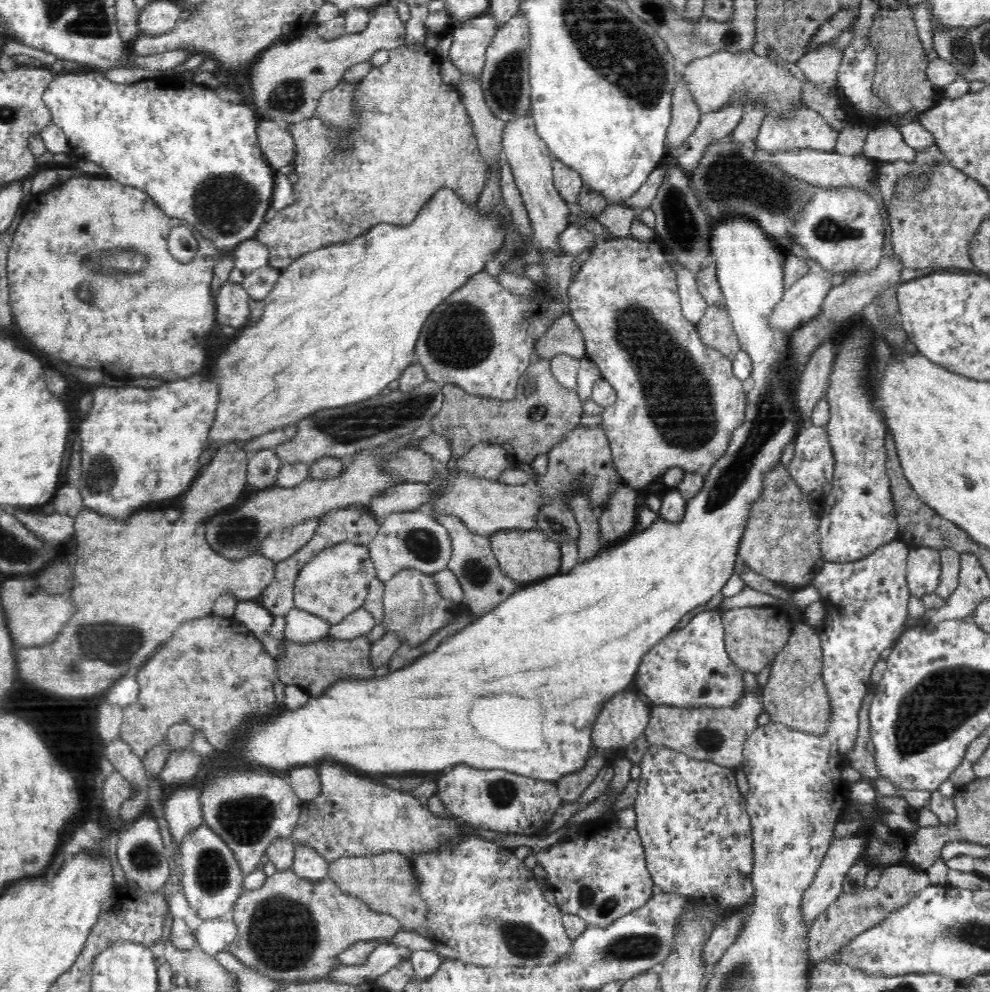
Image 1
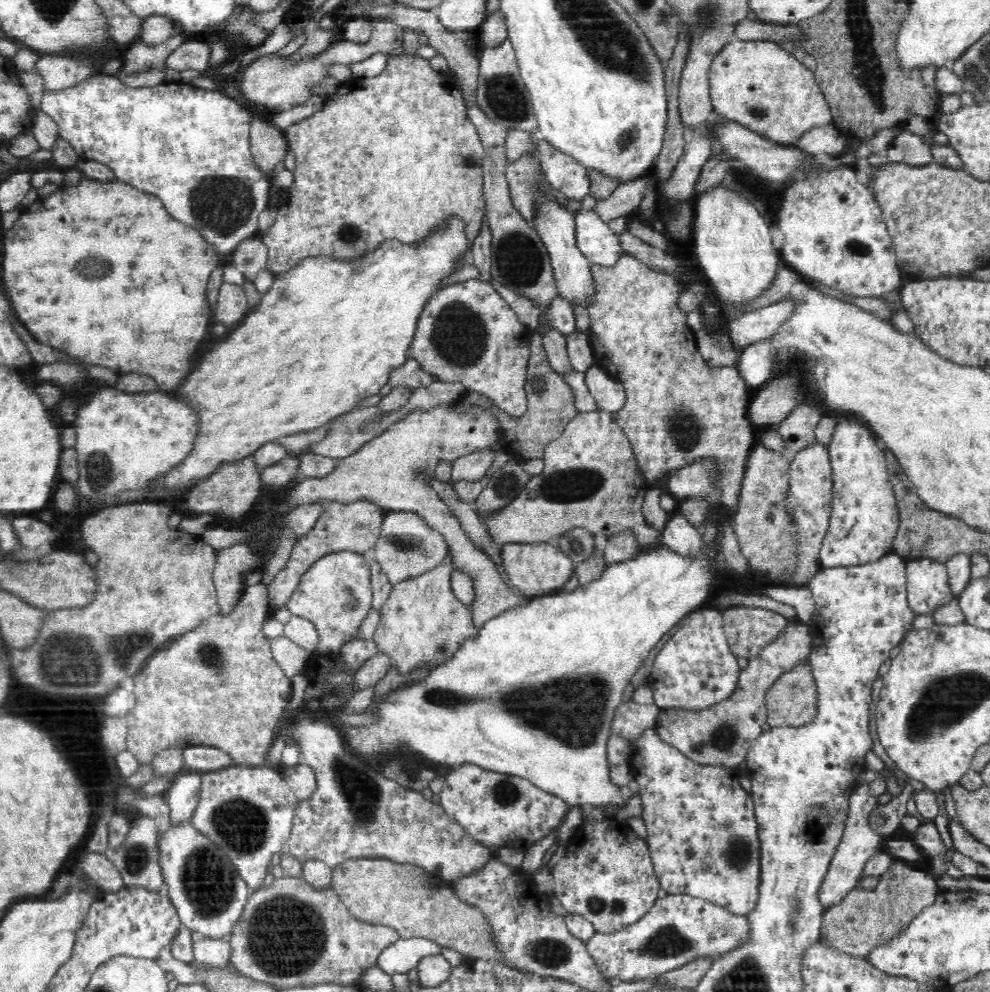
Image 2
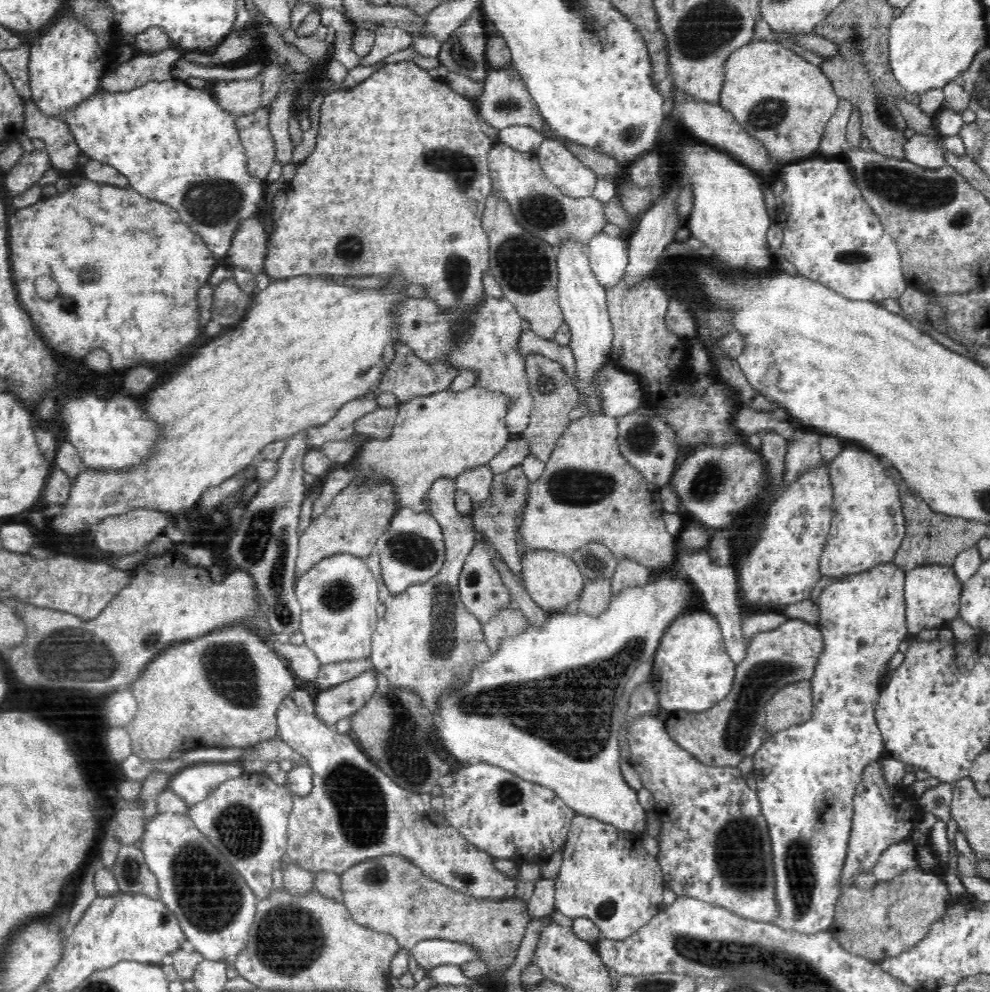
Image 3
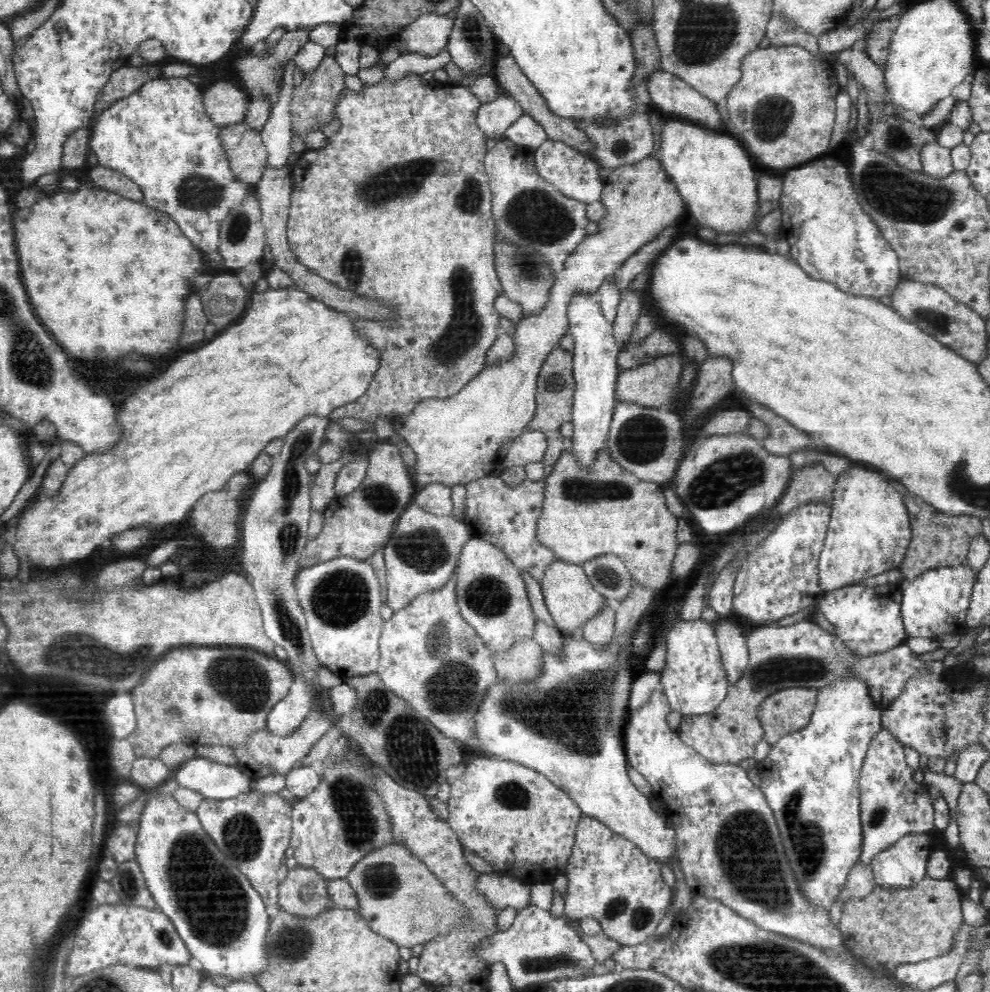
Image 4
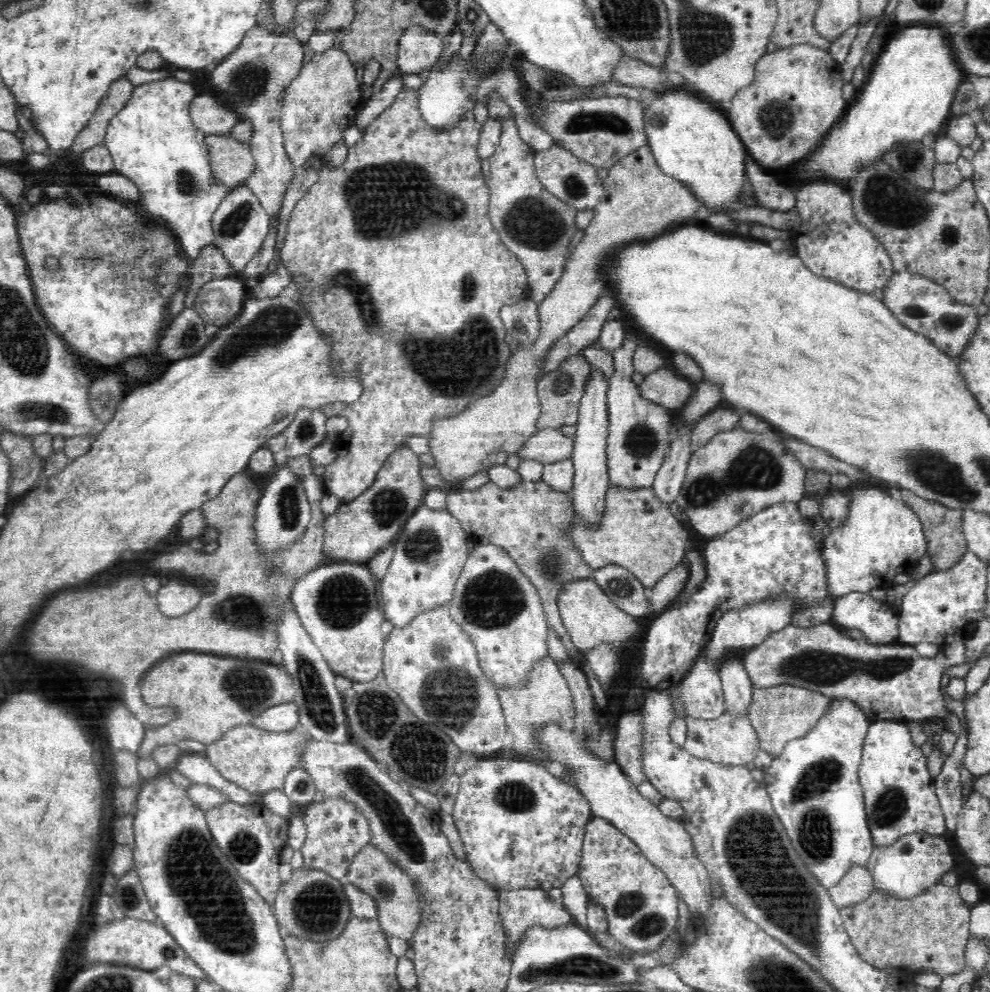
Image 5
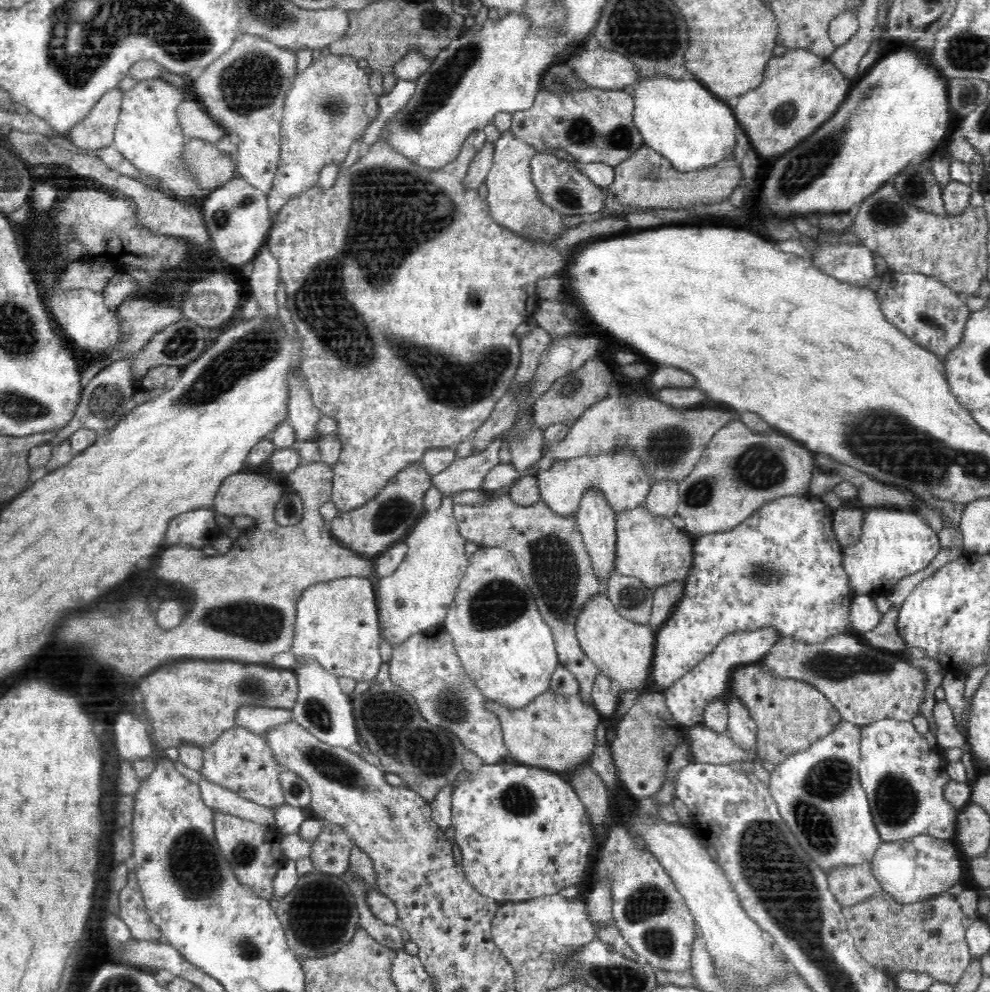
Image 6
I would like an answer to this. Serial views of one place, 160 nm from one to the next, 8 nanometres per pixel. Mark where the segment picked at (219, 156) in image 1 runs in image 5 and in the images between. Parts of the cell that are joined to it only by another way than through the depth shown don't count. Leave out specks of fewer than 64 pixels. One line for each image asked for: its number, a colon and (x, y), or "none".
2: (188, 146)
3: (174, 144)
4: (160, 137)
5: (152, 140)

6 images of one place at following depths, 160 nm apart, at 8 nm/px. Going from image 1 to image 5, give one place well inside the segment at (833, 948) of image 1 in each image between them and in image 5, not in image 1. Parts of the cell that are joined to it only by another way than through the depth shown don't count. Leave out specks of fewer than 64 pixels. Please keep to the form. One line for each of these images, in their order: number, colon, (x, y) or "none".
2: (863, 919)
3: (896, 915)
4: (890, 927)
5: (929, 932)

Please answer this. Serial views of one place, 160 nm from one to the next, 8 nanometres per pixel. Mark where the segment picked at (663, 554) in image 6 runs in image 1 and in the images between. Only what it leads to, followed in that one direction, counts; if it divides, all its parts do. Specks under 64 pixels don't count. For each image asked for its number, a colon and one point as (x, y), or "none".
1: (581, 463)
2: (591, 480)
3: (588, 492)
4: (605, 510)
5: (639, 532)

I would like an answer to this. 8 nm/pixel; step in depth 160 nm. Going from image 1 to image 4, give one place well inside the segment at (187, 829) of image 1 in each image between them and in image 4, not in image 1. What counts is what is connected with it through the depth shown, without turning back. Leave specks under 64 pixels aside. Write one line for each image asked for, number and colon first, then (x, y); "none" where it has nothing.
2: (182, 798)
3: (194, 782)
4: (216, 781)

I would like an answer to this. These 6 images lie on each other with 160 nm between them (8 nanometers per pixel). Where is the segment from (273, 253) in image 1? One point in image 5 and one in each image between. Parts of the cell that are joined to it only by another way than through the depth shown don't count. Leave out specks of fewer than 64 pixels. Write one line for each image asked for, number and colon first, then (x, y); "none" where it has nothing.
2: (393, 156)
3: (399, 179)
4: (401, 188)
5: (411, 291)

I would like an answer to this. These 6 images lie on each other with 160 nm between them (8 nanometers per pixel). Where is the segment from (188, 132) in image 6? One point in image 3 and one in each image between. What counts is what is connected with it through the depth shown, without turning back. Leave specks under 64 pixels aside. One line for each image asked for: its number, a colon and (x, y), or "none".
3: (241, 97)
4: (225, 105)
5: (206, 114)

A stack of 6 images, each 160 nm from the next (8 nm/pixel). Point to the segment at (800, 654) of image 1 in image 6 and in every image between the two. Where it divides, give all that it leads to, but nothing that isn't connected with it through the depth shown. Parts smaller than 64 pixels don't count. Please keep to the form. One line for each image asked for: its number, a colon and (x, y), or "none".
2: (791, 701)
3: (792, 705)
4: (788, 710)
5: (780, 713)
6: (790, 715)

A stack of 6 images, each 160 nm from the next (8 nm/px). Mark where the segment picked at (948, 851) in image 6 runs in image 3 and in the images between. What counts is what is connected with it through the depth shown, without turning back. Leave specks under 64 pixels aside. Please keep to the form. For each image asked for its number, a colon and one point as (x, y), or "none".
3: (897, 858)
4: (902, 865)
5: (906, 868)

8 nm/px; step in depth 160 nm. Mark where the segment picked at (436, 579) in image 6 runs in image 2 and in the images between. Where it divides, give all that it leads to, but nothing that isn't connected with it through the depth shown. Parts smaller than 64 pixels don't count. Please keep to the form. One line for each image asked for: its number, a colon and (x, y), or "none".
2: (408, 547)
3: (413, 550)
4: (423, 553)
5: (429, 554)

